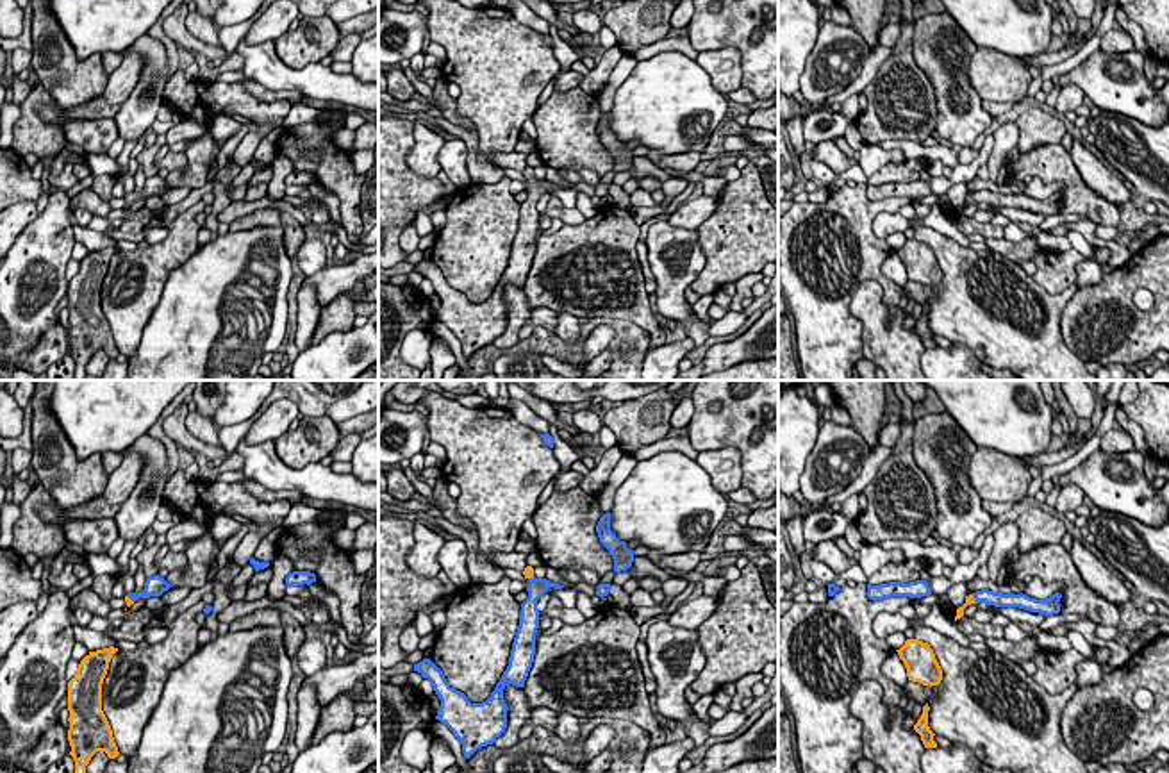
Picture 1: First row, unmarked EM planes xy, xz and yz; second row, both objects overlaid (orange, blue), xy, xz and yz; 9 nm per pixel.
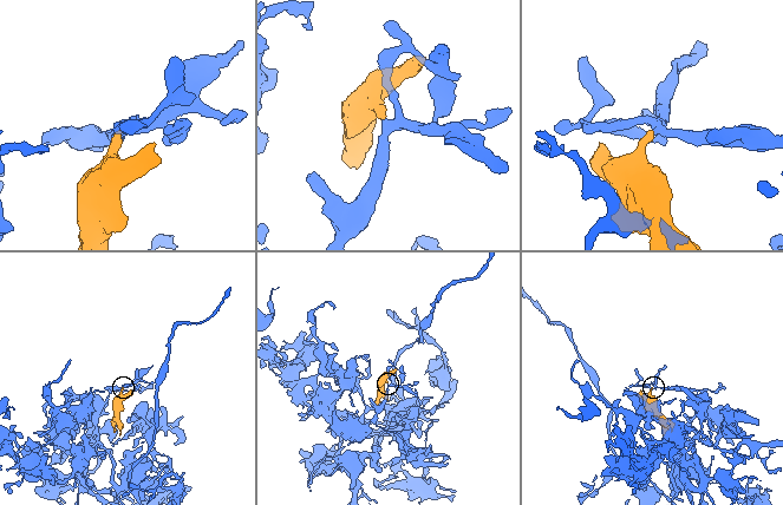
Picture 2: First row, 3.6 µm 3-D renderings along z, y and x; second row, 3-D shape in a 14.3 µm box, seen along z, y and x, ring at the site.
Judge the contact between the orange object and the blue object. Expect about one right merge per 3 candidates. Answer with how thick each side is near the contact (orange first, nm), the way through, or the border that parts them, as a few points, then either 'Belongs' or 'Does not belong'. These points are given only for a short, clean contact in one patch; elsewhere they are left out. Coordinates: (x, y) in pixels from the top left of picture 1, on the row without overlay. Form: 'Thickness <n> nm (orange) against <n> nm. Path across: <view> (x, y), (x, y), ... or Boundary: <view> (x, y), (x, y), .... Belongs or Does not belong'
Thickness 70 nm (orange) against 130 nm. Path across: yz (970, 199), (973, 199), (989, 197). Belongs

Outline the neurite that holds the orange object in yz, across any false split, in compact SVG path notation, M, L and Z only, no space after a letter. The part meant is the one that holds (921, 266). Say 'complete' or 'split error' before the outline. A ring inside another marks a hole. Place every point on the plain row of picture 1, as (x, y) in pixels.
complete; M907 239L905 245L896 252L907 268L908 280L930 287L941 284L942 270L928 243Z

